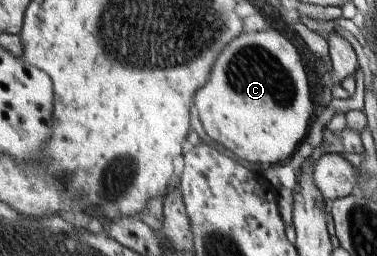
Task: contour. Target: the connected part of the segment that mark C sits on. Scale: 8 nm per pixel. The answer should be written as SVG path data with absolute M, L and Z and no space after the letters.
M273 29L261 31L257 35L242 33L229 42L213 65L213 79L209 79L209 83L194 95L194 105L207 135L222 143L237 157L266 167L281 163L293 155L306 140L315 119L311 85L299 52L289 38Z

